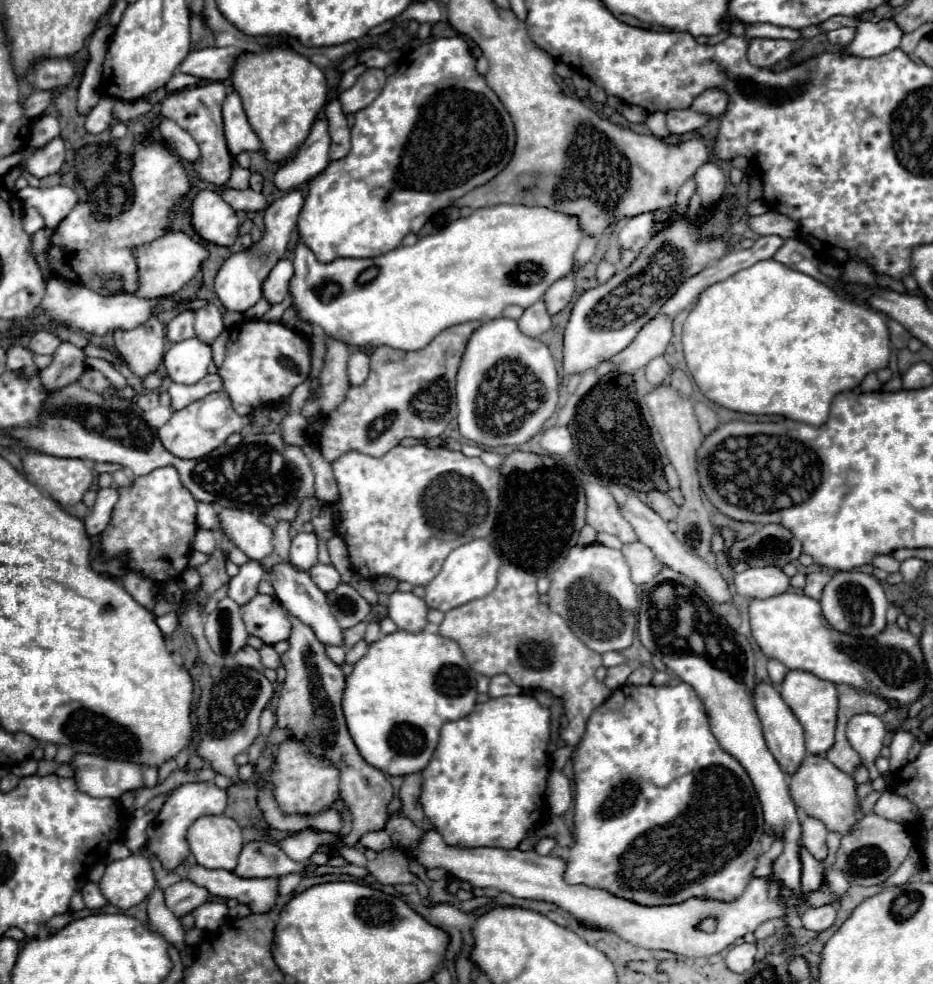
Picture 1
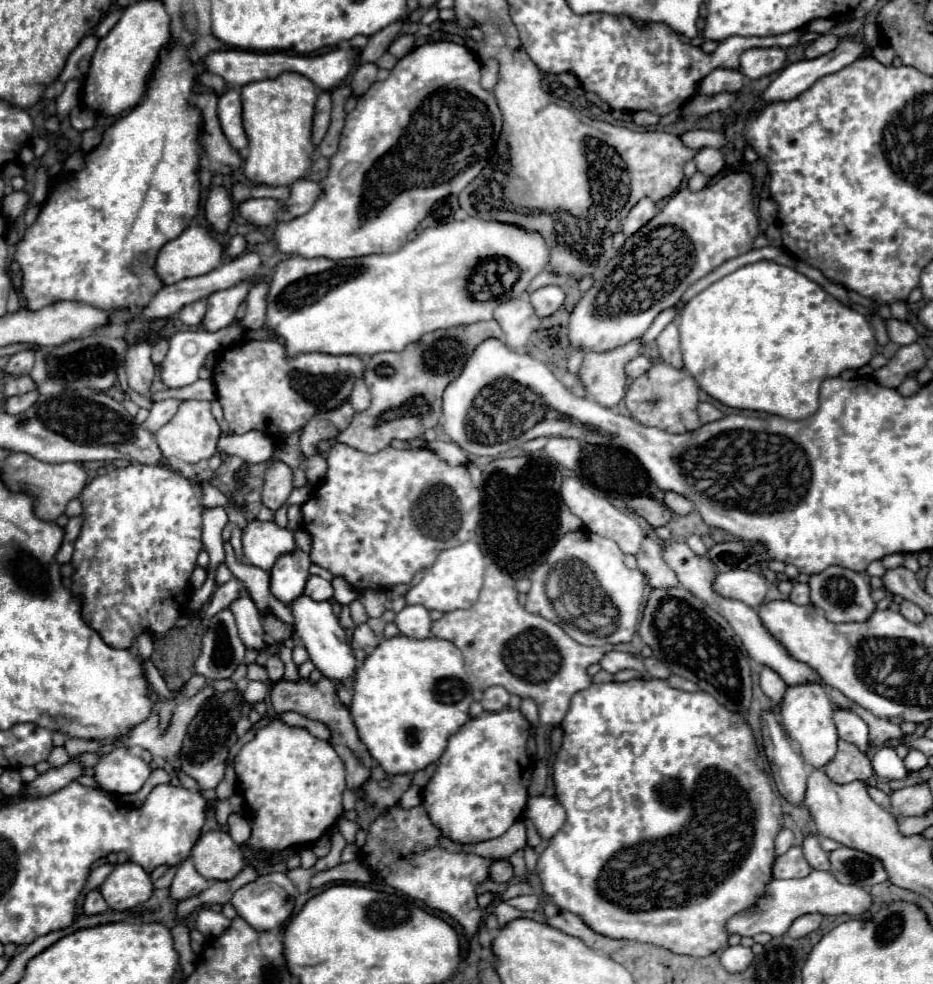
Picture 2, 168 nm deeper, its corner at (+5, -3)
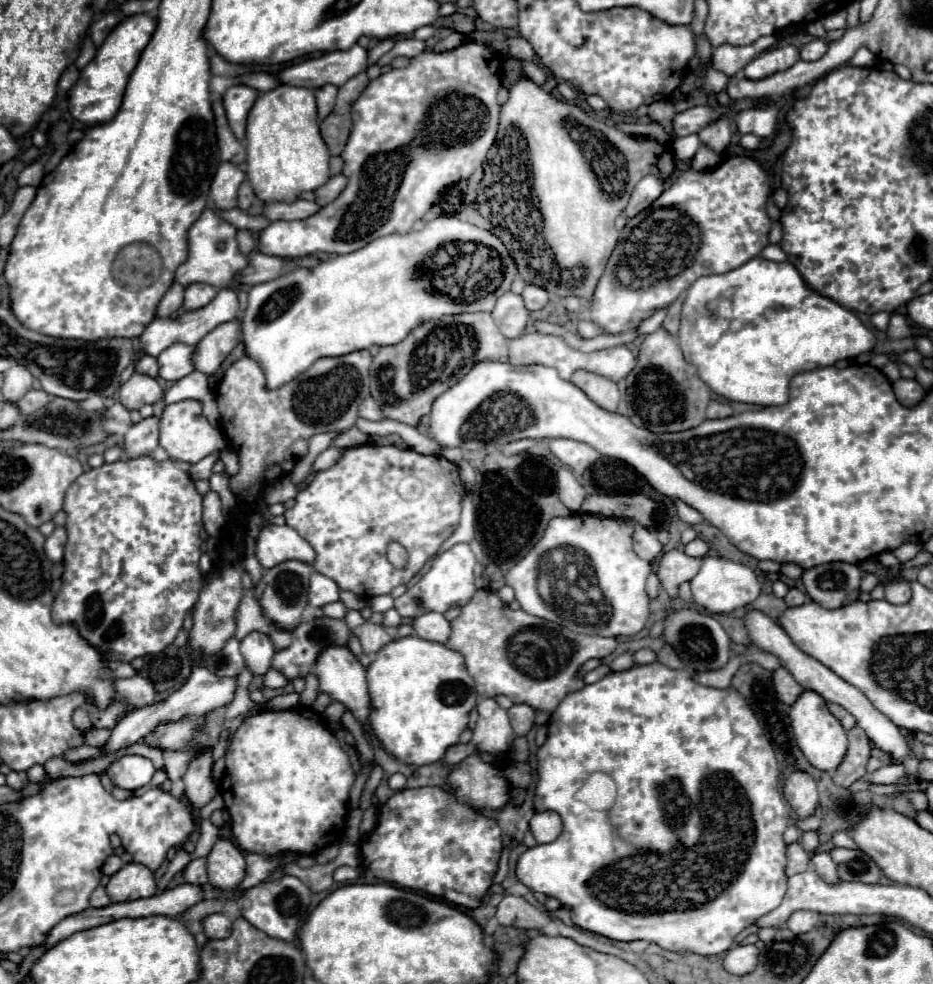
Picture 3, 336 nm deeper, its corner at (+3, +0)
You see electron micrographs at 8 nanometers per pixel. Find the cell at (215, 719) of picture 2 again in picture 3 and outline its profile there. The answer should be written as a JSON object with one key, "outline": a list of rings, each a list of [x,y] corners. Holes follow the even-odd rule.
{"outline":[[[201,750],[195,760],[191,760],[187,774],[183,776],[185,782],[185,796],[193,808],[203,808],[217,796],[217,786],[211,778],[213,758],[209,750]]]}

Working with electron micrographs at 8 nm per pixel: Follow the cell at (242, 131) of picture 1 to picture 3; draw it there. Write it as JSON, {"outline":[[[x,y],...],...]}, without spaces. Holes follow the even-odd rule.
{"outline":[[[231,86],[225,96],[223,96],[223,104],[225,104],[225,112],[227,112],[227,120],[229,126],[233,130],[233,134],[243,140],[245,138],[245,122],[247,122],[247,114],[251,110],[251,106],[255,104],[259,92],[249,88],[249,86]]]}

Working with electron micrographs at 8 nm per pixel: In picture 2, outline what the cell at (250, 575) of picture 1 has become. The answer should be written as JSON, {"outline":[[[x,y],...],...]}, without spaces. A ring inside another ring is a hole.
{"outline":[[[243,591],[233,603],[231,603],[231,613],[235,615],[239,633],[243,635],[243,643],[249,649],[263,649],[263,627],[259,623],[259,609],[255,601]]]}

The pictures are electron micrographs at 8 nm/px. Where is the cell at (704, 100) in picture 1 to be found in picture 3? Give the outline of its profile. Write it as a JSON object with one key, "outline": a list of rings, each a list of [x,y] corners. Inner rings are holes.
{"outline":[[[763,36],[757,42],[749,46],[733,46],[733,44],[721,44],[713,50],[713,66],[727,76],[735,76],[749,60],[753,60],[763,50],[771,48],[777,42],[775,36]]]}

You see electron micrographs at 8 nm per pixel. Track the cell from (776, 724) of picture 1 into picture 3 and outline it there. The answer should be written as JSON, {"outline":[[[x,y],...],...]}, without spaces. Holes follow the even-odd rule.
{"outline":[[[793,772],[791,776],[787,776],[783,792],[787,802],[801,820],[815,814],[815,808],[819,804],[819,794],[817,794],[817,784],[809,774]]]}

